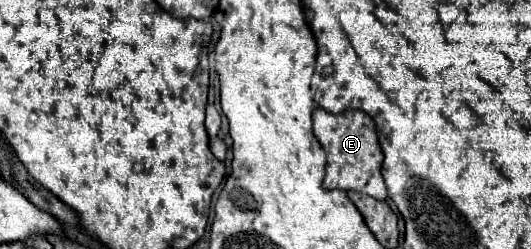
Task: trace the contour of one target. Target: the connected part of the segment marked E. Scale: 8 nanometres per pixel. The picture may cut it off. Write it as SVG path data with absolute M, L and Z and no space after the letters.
M322 107L312 111L314 117L314 135L326 149L326 175L322 181L324 189L342 189L342 191L358 191L370 195L374 199L386 199L386 185L380 175L382 167L382 149L376 135L376 125L362 111L344 111L344 113L328 113Z

